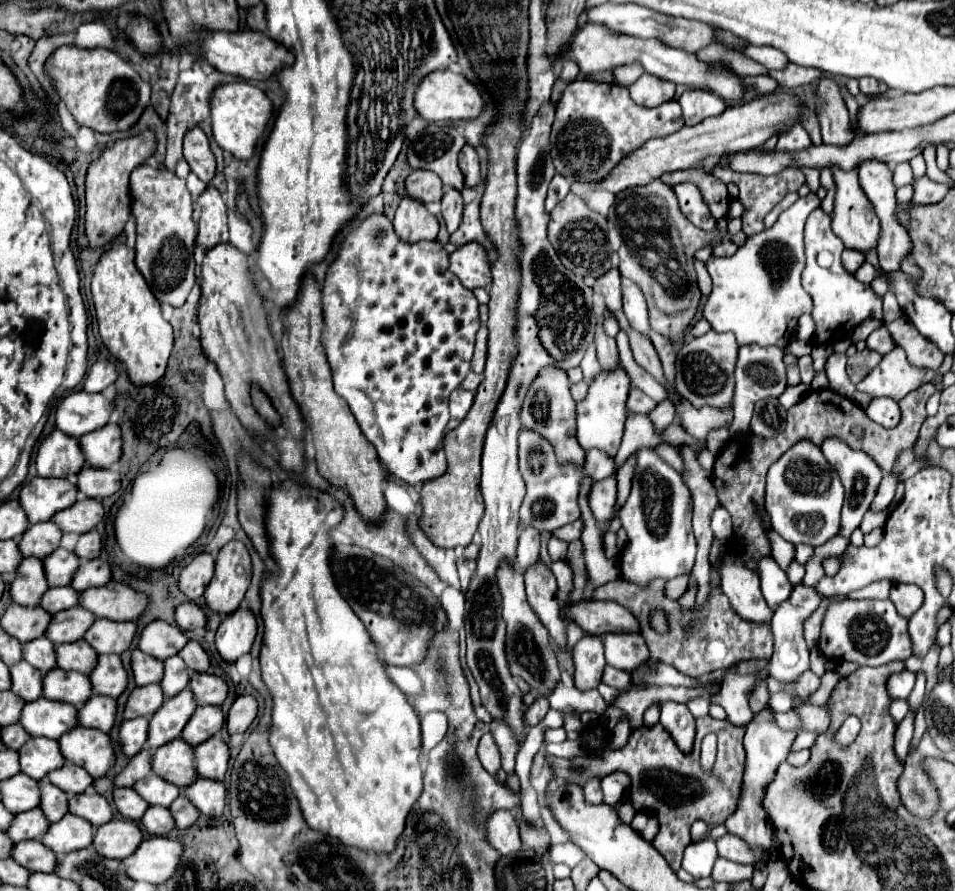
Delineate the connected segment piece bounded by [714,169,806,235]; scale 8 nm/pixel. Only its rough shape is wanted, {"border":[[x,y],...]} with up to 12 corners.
{"border":[[798,169],[778,177],[714,173],[724,183],[740,187],[748,207],[742,231],[764,231],[764,217],[806,177]]}

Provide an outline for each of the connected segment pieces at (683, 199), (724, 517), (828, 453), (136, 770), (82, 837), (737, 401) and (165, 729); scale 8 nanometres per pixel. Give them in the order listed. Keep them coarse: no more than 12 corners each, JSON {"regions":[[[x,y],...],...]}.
{"regions":[[[692,183],[674,187],[682,213],[700,229],[716,231],[700,189]],[[716,507],[710,517],[714,537],[732,537],[732,521],[726,509]],[[826,439],[820,449],[844,485],[842,531],[860,525],[882,481],[866,453]],[[144,749],[116,775],[116,787],[132,787],[152,773],[152,751]],[[66,813],[44,845],[62,859],[92,845],[94,825]],[[740,347],[730,441],[786,391],[782,347]],[[190,689],[166,699],[152,715],[148,747],[182,733],[198,703]]]}

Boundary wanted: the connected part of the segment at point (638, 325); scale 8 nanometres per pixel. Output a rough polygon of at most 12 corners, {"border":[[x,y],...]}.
{"border":[[638,285],[622,291],[624,313],[634,329],[648,333],[646,299]]}

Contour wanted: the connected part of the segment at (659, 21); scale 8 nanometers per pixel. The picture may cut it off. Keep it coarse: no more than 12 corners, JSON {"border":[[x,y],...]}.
{"border":[[640,5],[586,11],[612,31],[698,53],[722,43],[706,23],[662,17]]}

